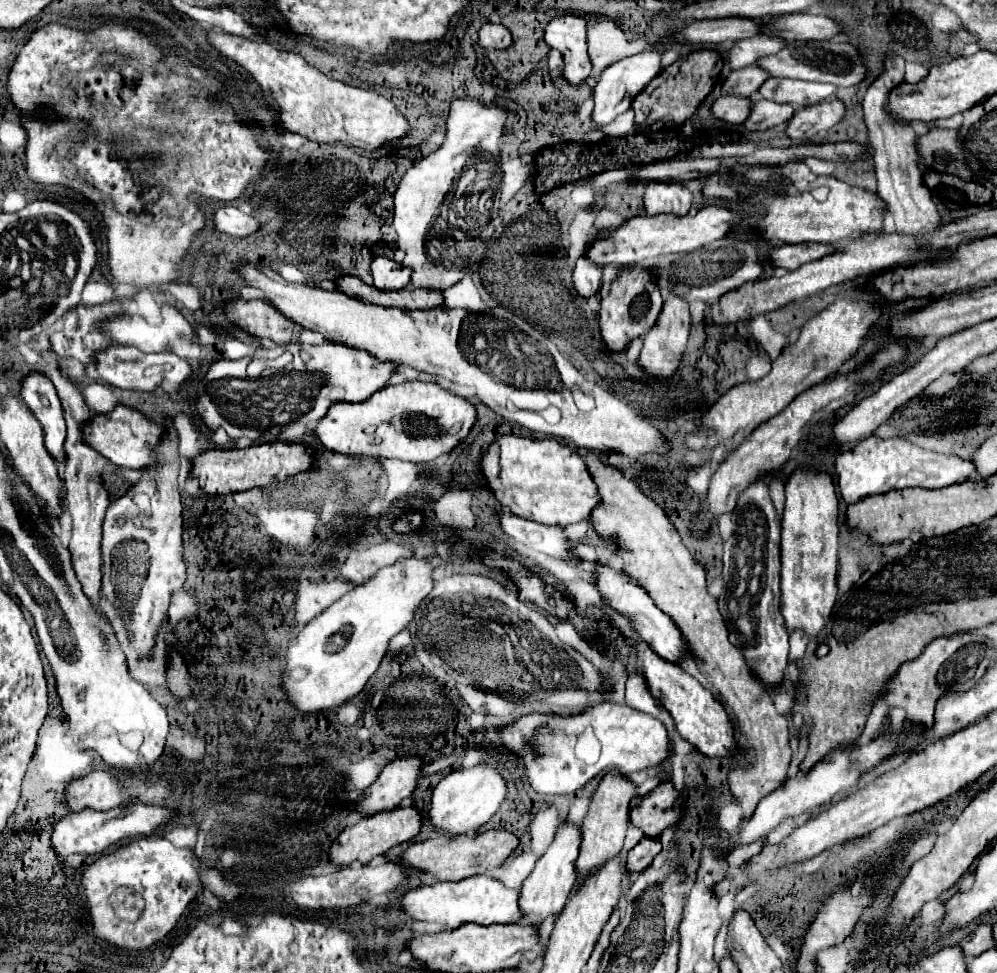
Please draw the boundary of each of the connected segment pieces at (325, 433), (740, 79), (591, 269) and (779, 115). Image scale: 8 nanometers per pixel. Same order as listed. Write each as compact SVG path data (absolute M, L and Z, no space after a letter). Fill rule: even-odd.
M404 381L400 385L388 385L376 395L360 403L336 403L330 407L326 417L316 427L316 437L320 443L334 453L348 453L356 457L388 457L414 463L430 463L442 453L450 453L458 447L470 433L478 419L476 405L464 397L458 397L434 381ZM392 415L428 415L440 423L440 439L424 439L424 435L404 435L404 431L392 431L388 419Z
M744 67L744 69L738 69L738 71L732 71L726 79L724 79L724 85L722 85L722 91L724 93L730 93L730 95L744 95L744 97L750 97L752 93L756 93L760 89L760 85L768 79L768 71L764 71L762 67Z
M586 257L578 259L576 269L574 269L574 285L582 297L590 297L600 289L602 269L604 269L602 265L590 263Z
M758 99L752 105L752 113L746 119L744 127L748 131L764 131L764 129L772 129L772 127L780 127L782 123L788 123L794 115L794 107L792 105L780 105L774 101L766 101L766 99Z

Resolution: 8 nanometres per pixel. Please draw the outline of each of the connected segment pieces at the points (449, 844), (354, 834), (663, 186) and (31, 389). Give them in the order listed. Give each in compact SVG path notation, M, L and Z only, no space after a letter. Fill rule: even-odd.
M504 829L476 831L476 833L454 835L454 837L448 837L436 831L432 833L430 839L408 847L408 851L402 853L402 861L412 869L422 869L422 871L436 875L440 881L462 881L474 875L490 873L492 869L500 867L506 861L506 857L518 847L518 843L520 843L518 837Z
M414 805L396 807L392 811L380 811L376 815L364 817L360 823L356 823L352 827L346 827L340 833L340 837L336 839L336 843L332 845L330 859L334 865L348 865L354 861L366 865L372 861L372 857L386 853L388 849L392 849L404 841L414 839L420 833L420 827L422 827L422 813Z
M648 181L644 191L644 207L648 215L658 213L686 215L692 207L692 193L682 183Z
M28 375L22 381L22 399L44 429L44 445L48 453L58 461L66 461L66 423L56 391L52 391L48 379L44 379L44 375Z

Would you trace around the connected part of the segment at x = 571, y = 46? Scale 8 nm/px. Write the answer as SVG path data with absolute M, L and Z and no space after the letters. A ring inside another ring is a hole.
M562 13L544 27L544 41L564 55L564 77L578 85L588 79L592 63L586 51L586 19L574 13Z

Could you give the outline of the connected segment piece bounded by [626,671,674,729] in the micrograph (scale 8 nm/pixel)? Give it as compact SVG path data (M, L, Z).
M630 671L628 681L626 681L626 705L638 711L644 711L660 721L664 721L664 725L668 729L674 729L668 711L660 705L660 701L656 697L652 697L648 683L644 679L644 675L640 671Z

